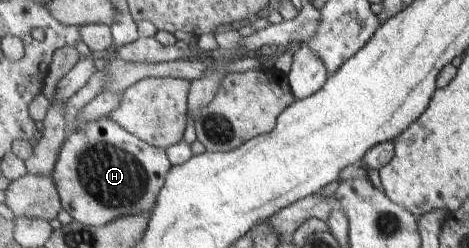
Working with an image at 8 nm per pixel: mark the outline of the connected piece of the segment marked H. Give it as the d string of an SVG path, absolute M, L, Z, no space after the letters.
M105 116L69 132L52 178L63 209L73 219L88 226L102 226L126 215L151 212L172 167L166 149L148 144Z

